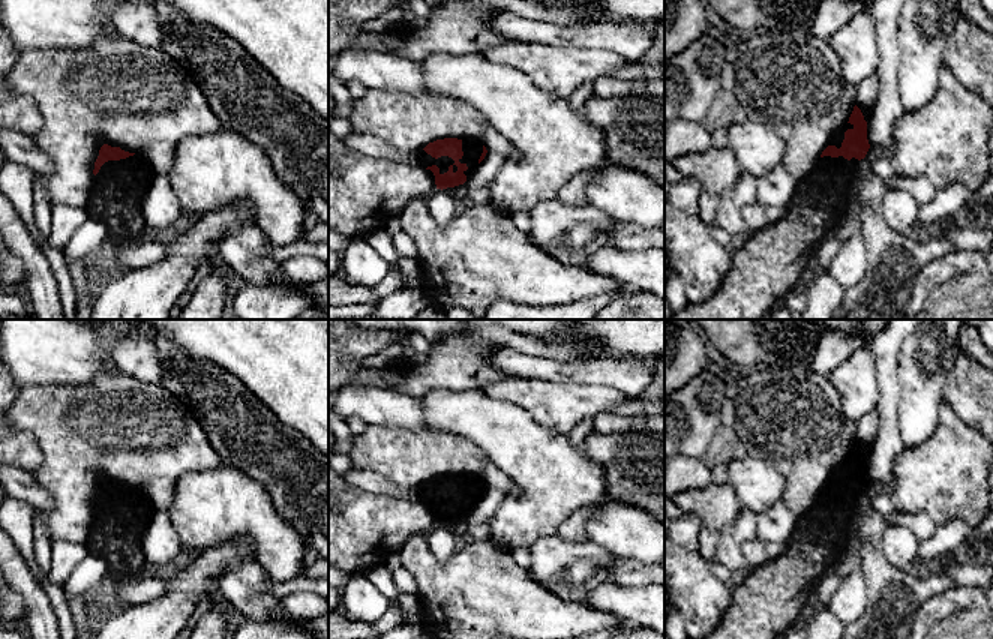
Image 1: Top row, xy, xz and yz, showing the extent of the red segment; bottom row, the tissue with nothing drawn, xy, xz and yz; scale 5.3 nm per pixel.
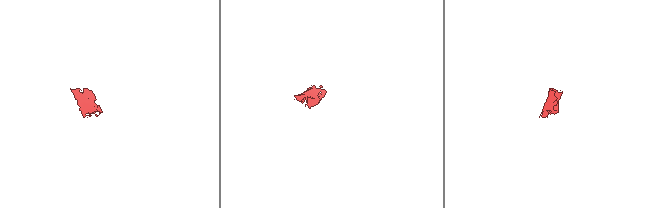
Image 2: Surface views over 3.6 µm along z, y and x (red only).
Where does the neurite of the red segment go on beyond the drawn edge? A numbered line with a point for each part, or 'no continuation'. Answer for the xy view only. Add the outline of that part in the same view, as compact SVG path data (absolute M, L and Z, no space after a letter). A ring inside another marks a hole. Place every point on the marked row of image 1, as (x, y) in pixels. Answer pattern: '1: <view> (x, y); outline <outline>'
1: xy (119, 188); outline M134 154L105 162L94 176L88 218L108 228L110 243L141 238L146 230L142 201L153 172L144 158Z

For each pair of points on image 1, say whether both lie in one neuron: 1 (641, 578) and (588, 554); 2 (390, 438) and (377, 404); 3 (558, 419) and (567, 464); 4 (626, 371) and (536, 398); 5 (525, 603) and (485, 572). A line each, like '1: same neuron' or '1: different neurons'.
1: different neurons
2: different neurons
3: different neurons
4: different neurons
5: same neuron

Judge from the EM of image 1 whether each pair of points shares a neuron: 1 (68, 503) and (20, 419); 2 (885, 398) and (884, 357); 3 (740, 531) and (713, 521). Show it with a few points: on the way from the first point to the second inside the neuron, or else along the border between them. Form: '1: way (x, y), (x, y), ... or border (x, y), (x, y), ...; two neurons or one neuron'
1: way (68, 479), (68, 456), (44, 432); one neuron
2: way (887, 387), (887, 368); one neuron
3: border (743, 509), (723, 530), (714, 558); two neurons

